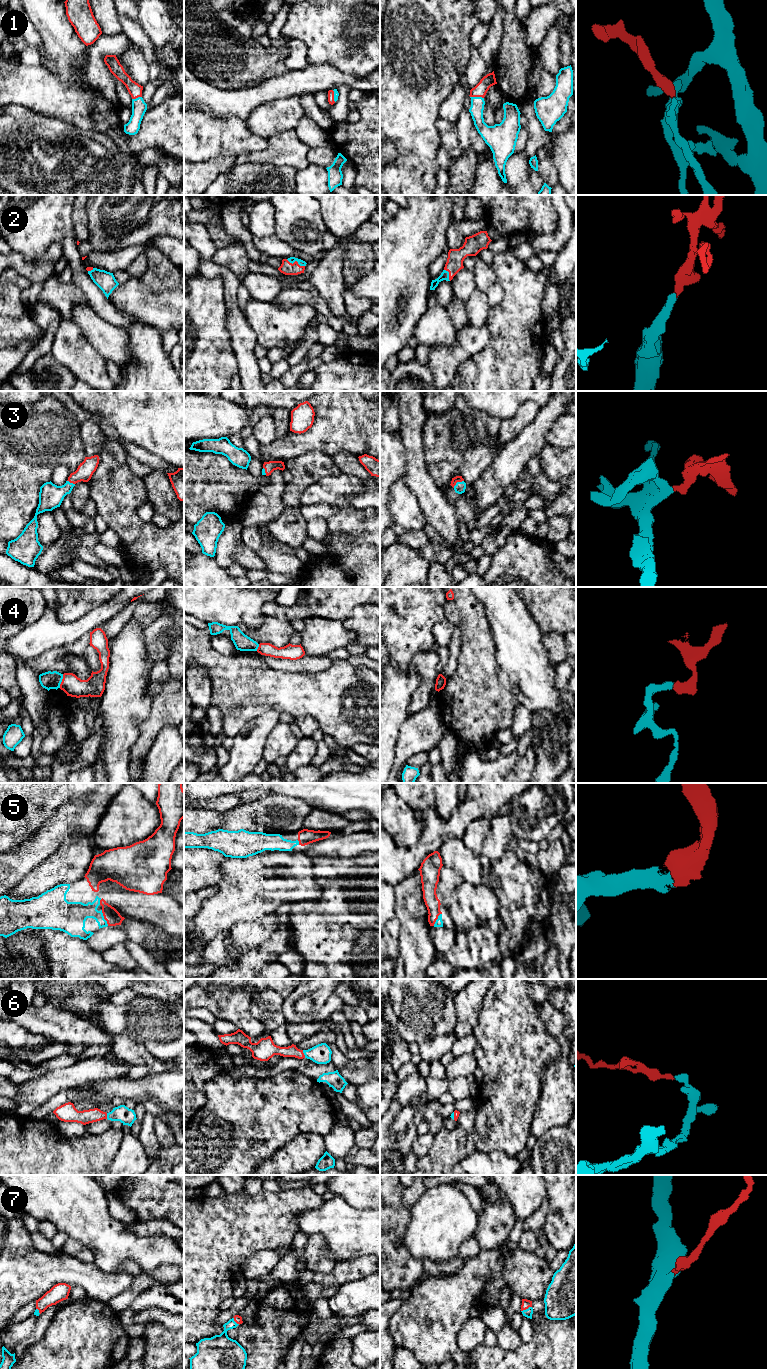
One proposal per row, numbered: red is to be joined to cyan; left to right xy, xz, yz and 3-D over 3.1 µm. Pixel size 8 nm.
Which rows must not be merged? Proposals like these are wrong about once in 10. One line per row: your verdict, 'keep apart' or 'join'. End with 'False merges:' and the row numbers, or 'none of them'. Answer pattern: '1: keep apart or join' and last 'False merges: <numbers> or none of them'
1: join
2: join
3: join
4: keep apart
5: join
6: join
7: join
False merges: 4

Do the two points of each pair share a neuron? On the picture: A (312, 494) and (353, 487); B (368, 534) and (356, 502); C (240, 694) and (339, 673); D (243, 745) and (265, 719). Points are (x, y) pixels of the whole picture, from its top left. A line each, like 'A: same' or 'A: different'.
A: same
B: different
C: same
D: same

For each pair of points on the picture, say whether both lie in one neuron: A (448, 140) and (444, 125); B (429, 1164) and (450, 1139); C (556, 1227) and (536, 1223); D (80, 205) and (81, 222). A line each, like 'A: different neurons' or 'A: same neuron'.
A: same neuron
B: same neuron
C: different neurons
D: same neuron

